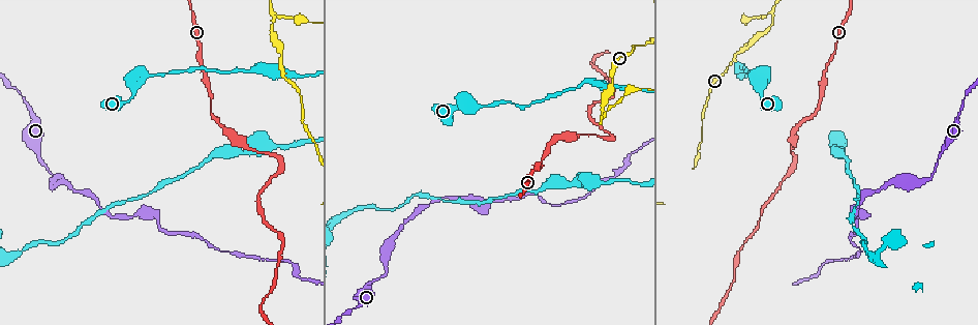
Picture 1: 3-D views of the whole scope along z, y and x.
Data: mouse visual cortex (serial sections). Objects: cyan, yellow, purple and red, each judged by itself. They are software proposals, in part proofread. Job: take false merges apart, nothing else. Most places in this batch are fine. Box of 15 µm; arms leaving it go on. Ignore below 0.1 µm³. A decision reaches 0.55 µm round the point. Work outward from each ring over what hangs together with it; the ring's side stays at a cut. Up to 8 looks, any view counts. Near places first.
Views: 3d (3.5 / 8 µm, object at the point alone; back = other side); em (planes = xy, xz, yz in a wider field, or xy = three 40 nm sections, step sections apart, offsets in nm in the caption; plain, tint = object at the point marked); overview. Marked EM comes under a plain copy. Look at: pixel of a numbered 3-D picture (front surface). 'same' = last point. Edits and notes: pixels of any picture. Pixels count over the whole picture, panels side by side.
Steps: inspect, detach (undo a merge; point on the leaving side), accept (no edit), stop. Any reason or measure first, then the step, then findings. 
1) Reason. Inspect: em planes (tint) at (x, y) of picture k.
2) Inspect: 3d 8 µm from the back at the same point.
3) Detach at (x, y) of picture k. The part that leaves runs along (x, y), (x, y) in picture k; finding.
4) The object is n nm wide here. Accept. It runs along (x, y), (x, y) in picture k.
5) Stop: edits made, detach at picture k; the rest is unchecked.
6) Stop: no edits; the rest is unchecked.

Sharp bend. Inspect: em xy step 5 (tint) at (488, 205) of picture 1.

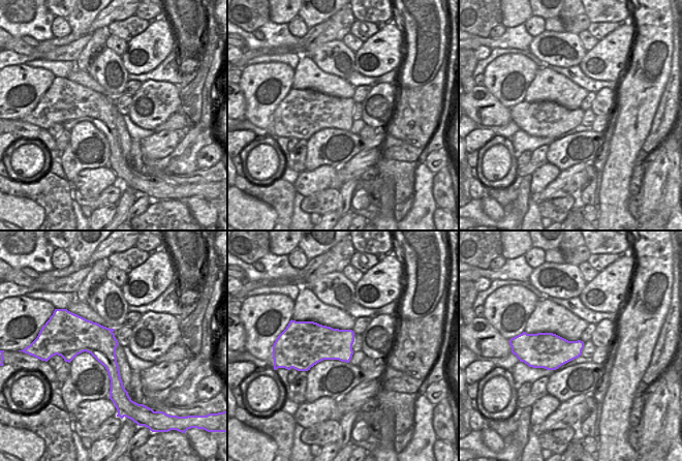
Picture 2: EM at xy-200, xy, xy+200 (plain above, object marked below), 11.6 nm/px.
Wider look. Inspect: 3d 3.5 µm at the same point.

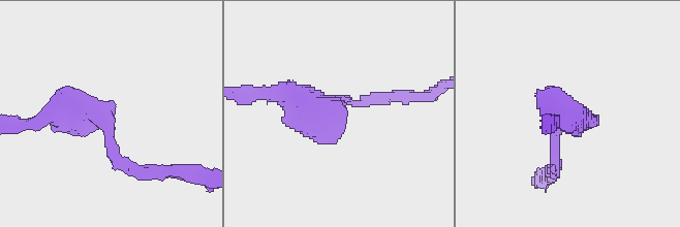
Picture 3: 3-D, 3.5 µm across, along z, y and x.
Accept. It runs along (36, 120), (96, 110), (131, 167) in picture 3; all the same cell.

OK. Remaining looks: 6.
A narrow waist. Inspect: 3d 3.5 µm at (554, 206) of picture 1.

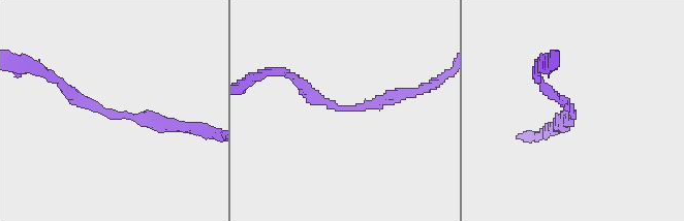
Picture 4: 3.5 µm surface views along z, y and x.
The arms are 150, 200 nm wide. Inspect: em xy step 3 (tint) at (571, 114) of picture 4.

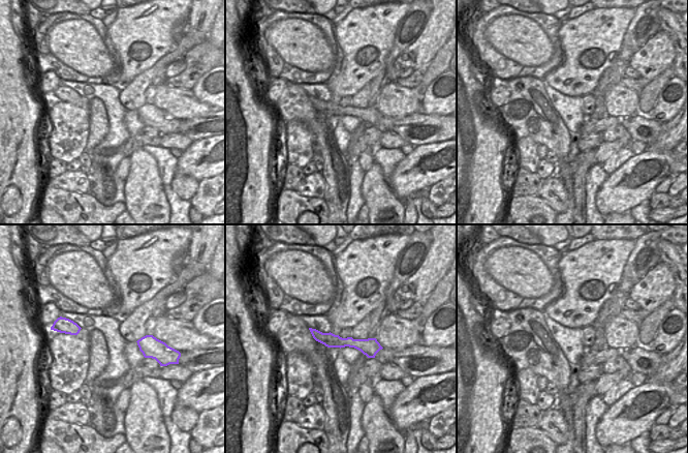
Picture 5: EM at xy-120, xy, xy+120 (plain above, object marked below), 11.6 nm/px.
The object is 170 nm wide here. Accept. It runs along (313, 331), (331, 340), (377, 348) in picture 5; one cell here.

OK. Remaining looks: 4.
Sharp bend. Inspect: 3d 3.5 µm at (282, 162) of picture 1.

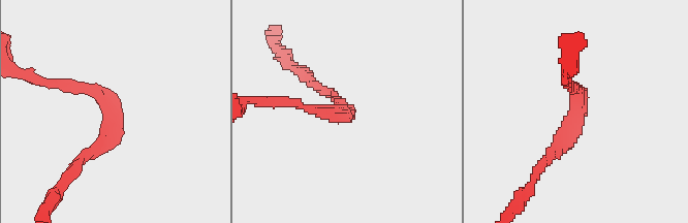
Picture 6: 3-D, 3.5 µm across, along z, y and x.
Accept. It runs along (567, 84), (579, 116), (546, 160) in picture 6; continuous, no second cell.

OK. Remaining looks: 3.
A fork. Inspect: 3d 3.5 µm at (603, 117) of picture 1.

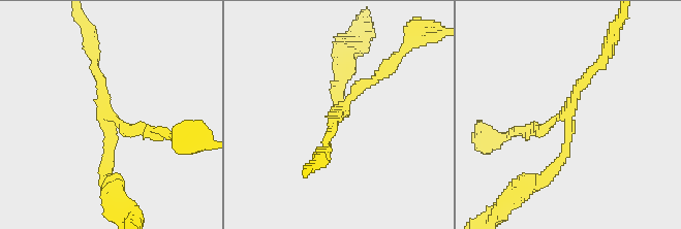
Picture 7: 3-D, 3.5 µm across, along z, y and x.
3 arms meet here; the arms are 150, 150, 150 nm wide. Inspect: em xy step 5 (tint) at (340, 109) of picture 7.

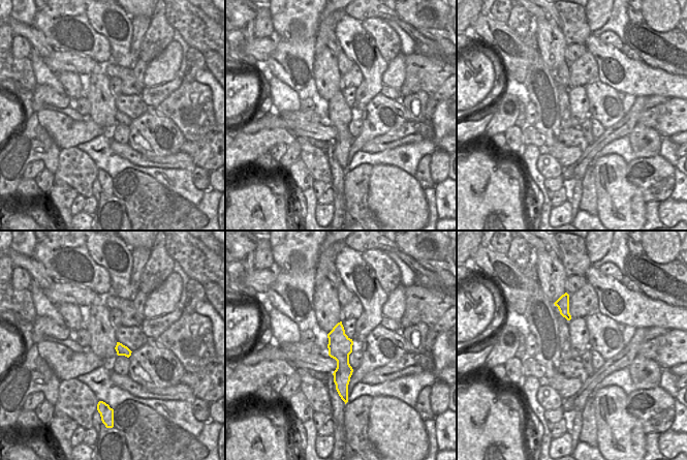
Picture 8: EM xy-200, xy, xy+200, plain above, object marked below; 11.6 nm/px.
The object is 280 nm wide here. Detach at (132, 132) of picture 7. The part that leaves runs along (112, 116), (124, 128), (181, 137) in picture 7; a second cell is stuck on.

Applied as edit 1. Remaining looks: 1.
Stop: edits made, detach at picture 7; the rest is unchecked.

